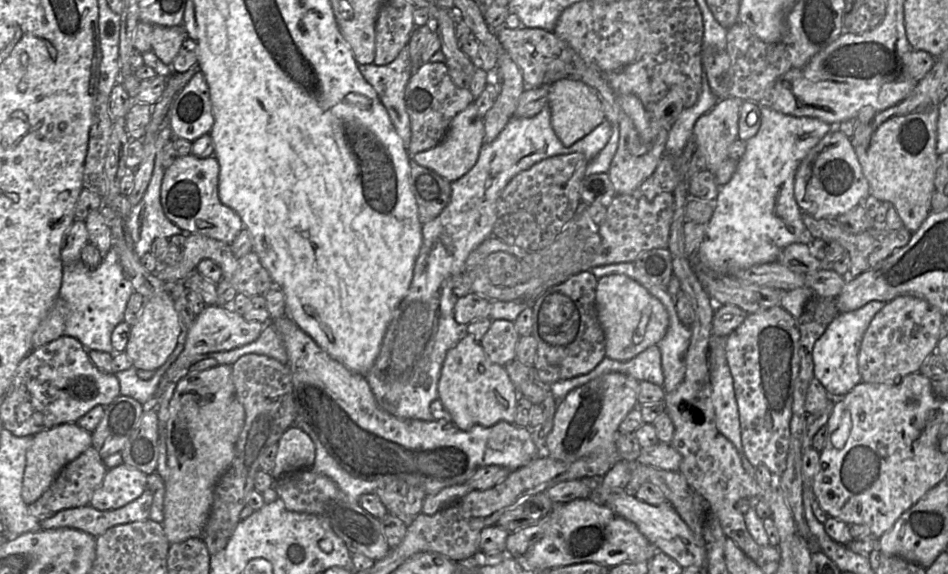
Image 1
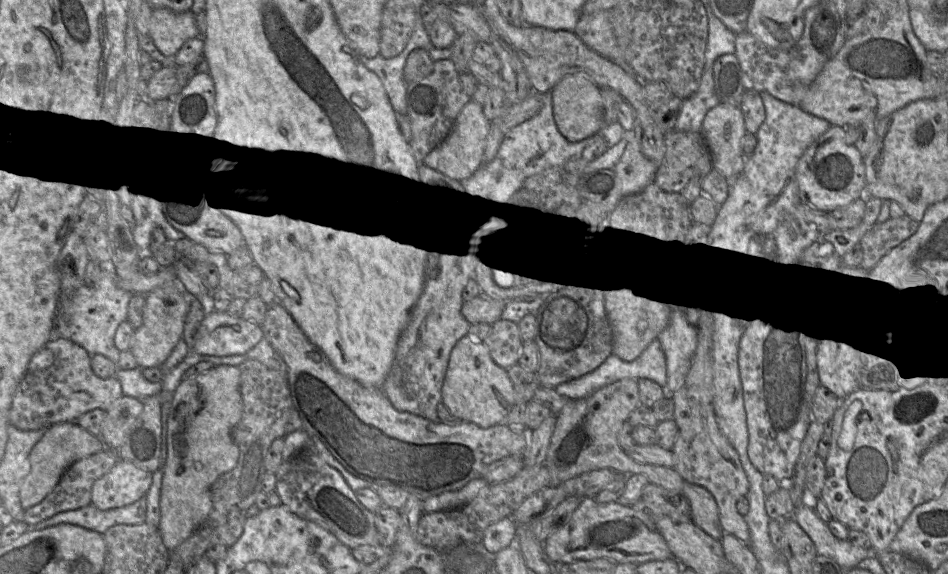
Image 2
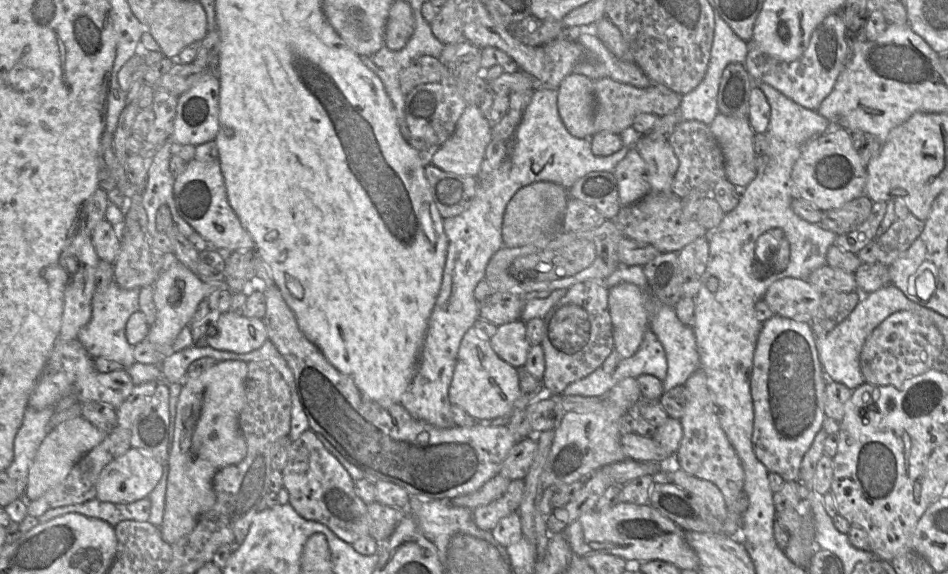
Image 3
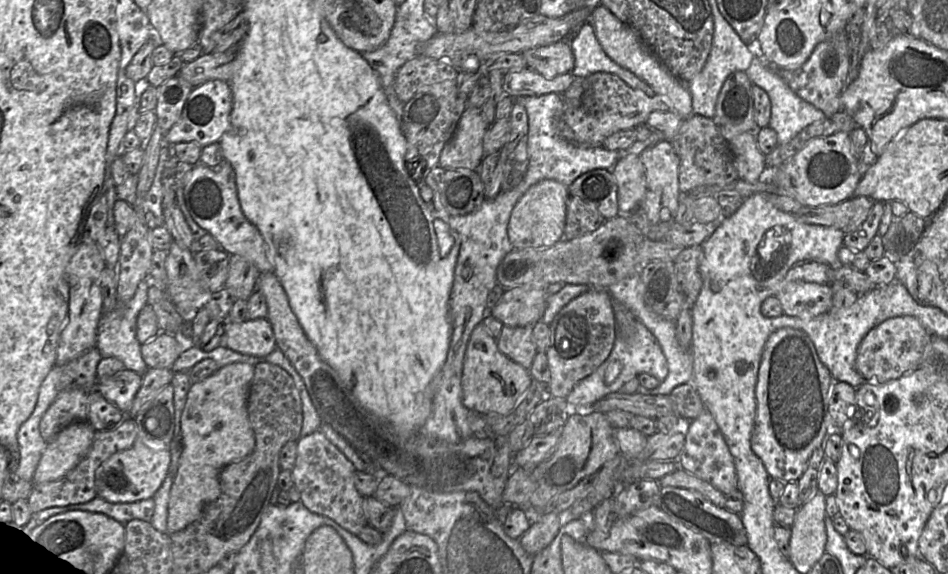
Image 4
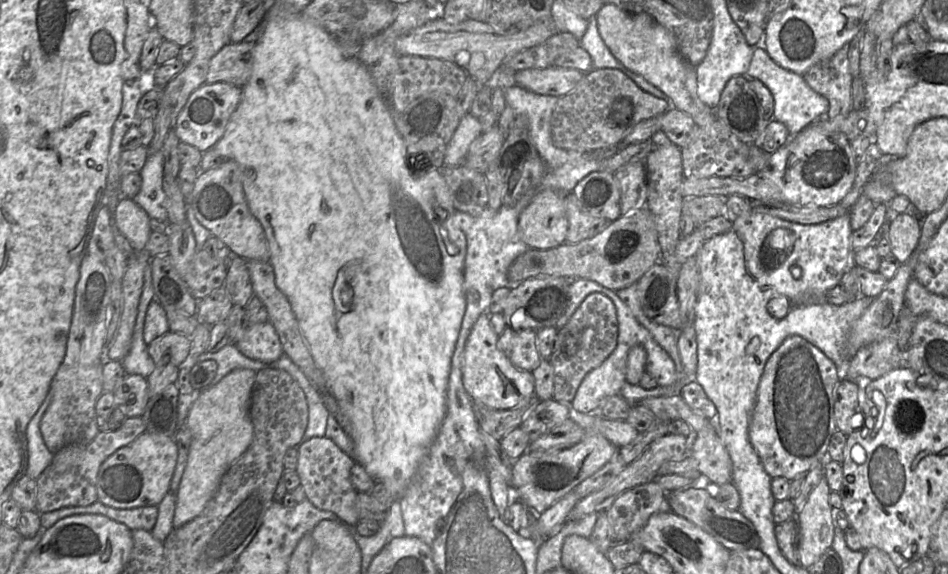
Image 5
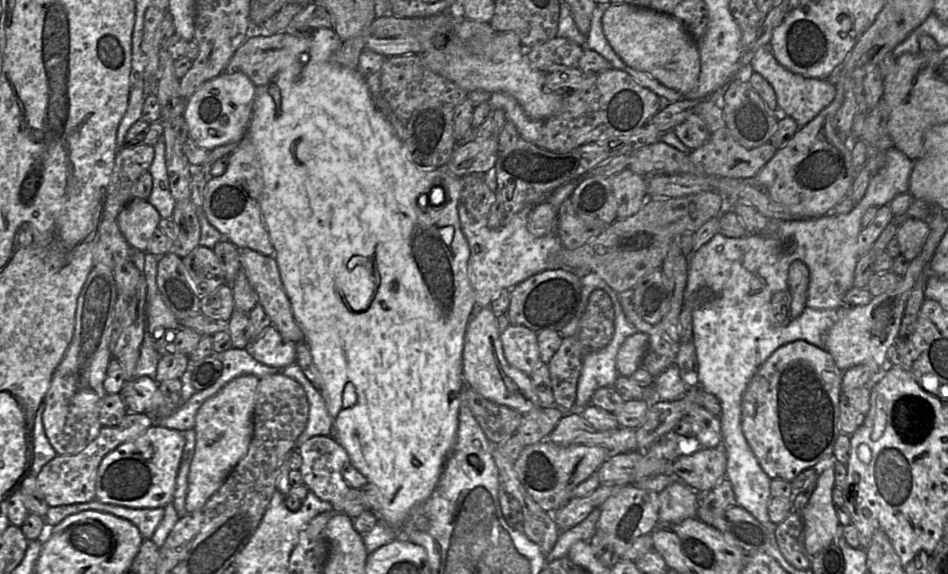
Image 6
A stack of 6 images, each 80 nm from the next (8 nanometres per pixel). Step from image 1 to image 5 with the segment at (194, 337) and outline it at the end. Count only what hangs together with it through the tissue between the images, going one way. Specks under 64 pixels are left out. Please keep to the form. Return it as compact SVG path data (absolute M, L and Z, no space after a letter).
M269 321L250 325L235 346L246 357L264 363L272 363L284 354L280 338Z

